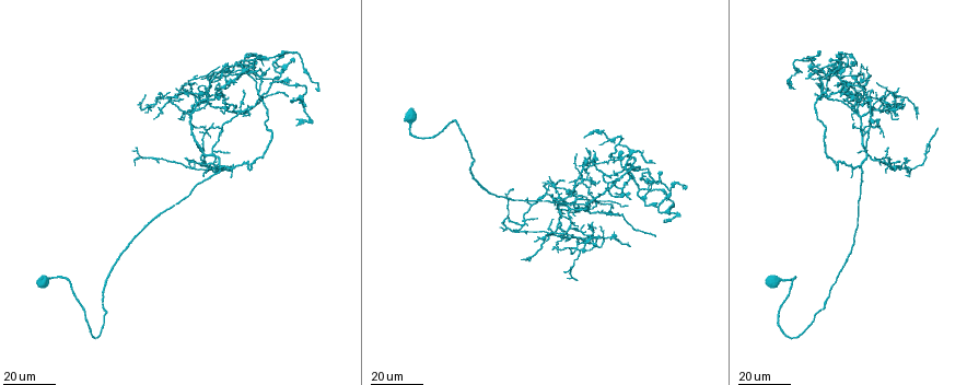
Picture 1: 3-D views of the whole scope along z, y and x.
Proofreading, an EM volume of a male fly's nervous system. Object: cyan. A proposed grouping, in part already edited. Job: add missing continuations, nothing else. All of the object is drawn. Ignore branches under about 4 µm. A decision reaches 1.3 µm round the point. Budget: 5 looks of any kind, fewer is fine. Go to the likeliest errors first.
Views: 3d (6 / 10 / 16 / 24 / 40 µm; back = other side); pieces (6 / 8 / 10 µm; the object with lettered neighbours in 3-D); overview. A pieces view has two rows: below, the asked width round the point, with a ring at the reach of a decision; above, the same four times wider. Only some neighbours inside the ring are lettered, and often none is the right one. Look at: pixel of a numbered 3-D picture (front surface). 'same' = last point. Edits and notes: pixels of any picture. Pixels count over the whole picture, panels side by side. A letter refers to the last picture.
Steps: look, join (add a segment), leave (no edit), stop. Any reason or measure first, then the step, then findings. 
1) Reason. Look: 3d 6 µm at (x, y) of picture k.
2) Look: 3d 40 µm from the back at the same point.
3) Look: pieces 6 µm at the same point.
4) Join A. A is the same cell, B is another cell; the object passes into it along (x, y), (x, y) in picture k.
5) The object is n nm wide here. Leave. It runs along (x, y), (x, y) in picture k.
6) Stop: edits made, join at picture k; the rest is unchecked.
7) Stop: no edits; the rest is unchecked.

Free end. Look: 3d 24 µm at (288, 96) of picture 1.

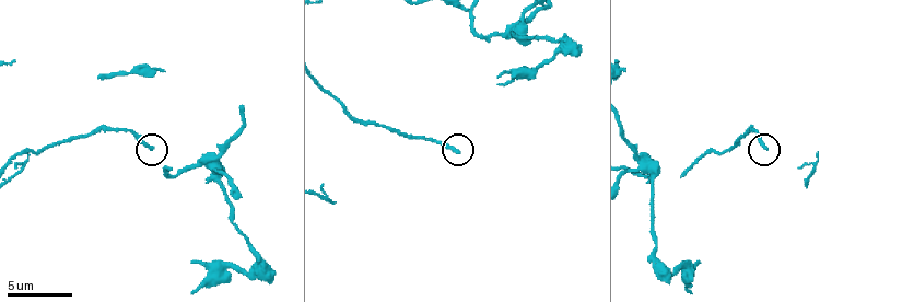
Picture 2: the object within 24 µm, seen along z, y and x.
Look: pieces 10 µm at (765, 146) of picture 2.

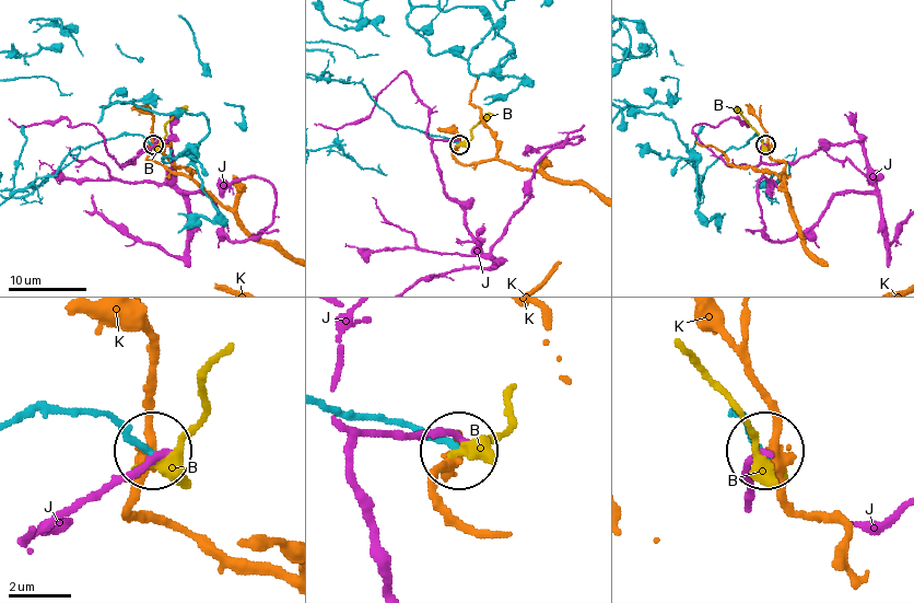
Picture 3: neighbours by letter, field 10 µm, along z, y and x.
Leave. B, J and K are other cells; it runs along (326, 404), (396, 417), (456, 445) in picture 3; no lettered segment goes on from it.

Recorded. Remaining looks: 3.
Branch stops here. Look: 3d 24 µm at (251, 55) of picture 1.

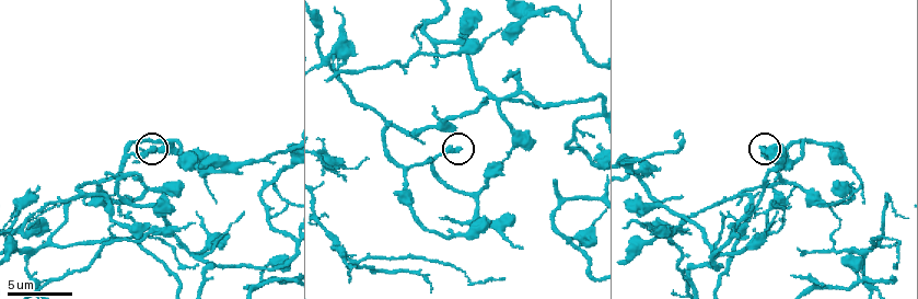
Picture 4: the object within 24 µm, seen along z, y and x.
Look: pieces 10 µm at (153, 146) of picture 4.

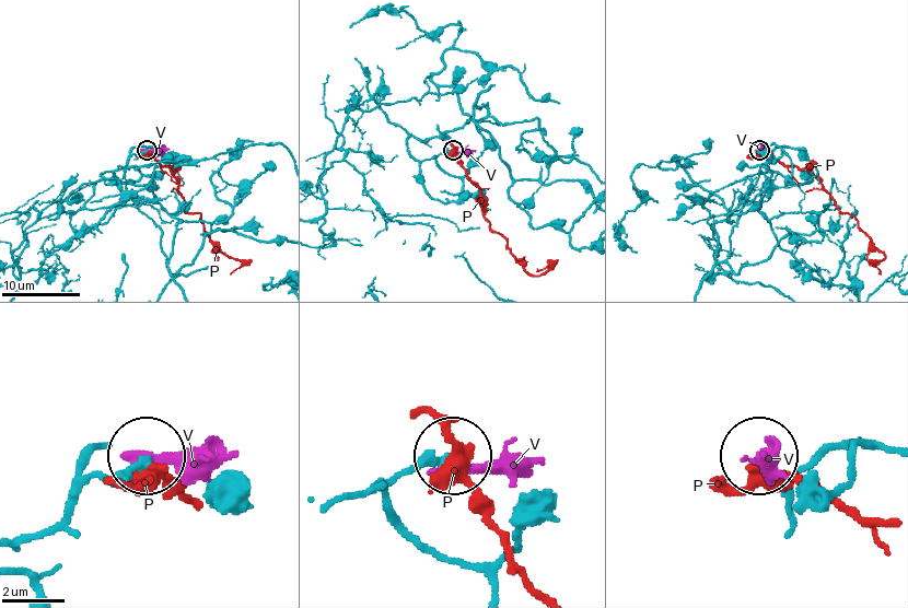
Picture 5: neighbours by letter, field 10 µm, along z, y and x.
Leave. P and V are other cells; it runs along (457, 127), (407, 142), (419, 160), (452, 149) in picture 5; none of them fits.

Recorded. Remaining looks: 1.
Stop: no edits; the rest is unchecked.

